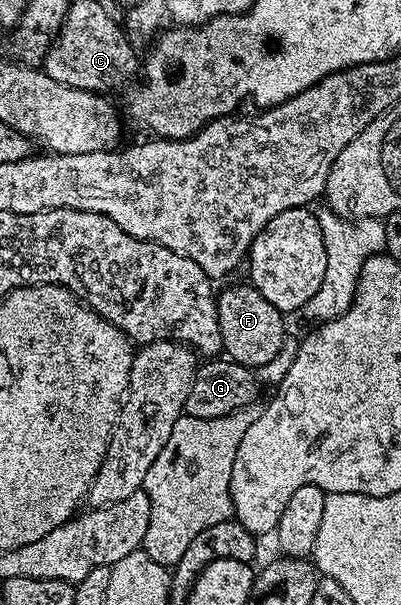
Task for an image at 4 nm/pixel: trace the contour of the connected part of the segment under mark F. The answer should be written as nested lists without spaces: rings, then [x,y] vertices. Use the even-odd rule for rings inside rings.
[[[249,283],[234,285],[231,289],[226,289],[217,294],[218,303],[218,326],[220,327],[220,339],[225,356],[234,361],[237,365],[244,365],[251,370],[258,371],[261,365],[270,365],[278,357],[278,352],[282,349],[282,344],[286,341],[286,321],[287,318],[260,291],[256,291]]]

